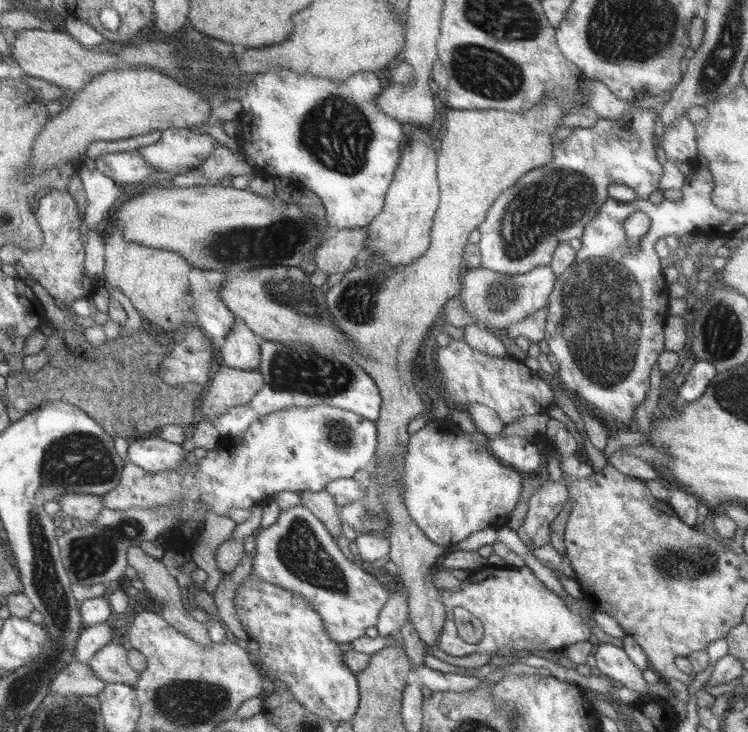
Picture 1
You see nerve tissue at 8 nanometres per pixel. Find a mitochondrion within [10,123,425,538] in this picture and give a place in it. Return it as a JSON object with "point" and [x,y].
{"point":[296,370]}

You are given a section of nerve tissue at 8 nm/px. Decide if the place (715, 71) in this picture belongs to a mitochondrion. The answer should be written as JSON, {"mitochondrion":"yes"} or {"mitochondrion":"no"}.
{"mitochondrion":"yes"}

